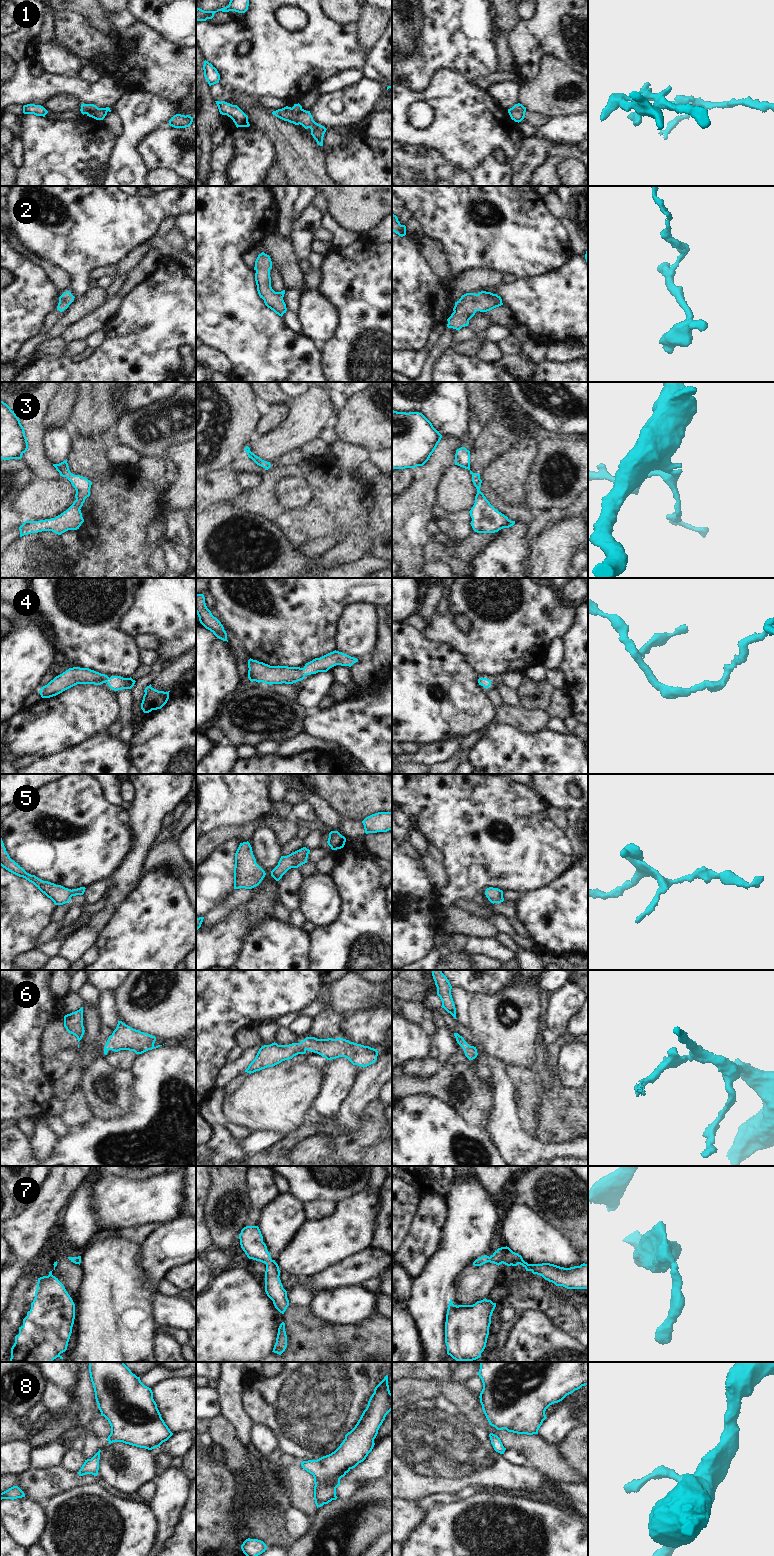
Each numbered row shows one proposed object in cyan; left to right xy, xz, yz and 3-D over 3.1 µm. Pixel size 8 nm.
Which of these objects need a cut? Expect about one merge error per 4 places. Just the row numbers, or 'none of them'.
1.

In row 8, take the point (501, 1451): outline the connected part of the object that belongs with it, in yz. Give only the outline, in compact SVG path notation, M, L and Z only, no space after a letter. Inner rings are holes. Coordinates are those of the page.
M490 1433L489 1437L490 1437L491 1444L493 1445L494 1450L500 1454L504 1454L506 1448L503 1446L500 1438L493 1433Z

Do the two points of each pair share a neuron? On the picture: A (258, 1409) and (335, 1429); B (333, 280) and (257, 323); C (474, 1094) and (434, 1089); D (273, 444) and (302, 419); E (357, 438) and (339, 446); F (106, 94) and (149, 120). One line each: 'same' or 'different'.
A: same
B: different
C: same
D: same
E: different
F: different

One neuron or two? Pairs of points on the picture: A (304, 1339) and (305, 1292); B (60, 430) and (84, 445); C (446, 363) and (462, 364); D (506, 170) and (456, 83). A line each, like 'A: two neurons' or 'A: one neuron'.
A: two neurons
B: two neurons
C: one neuron
D: one neuron

